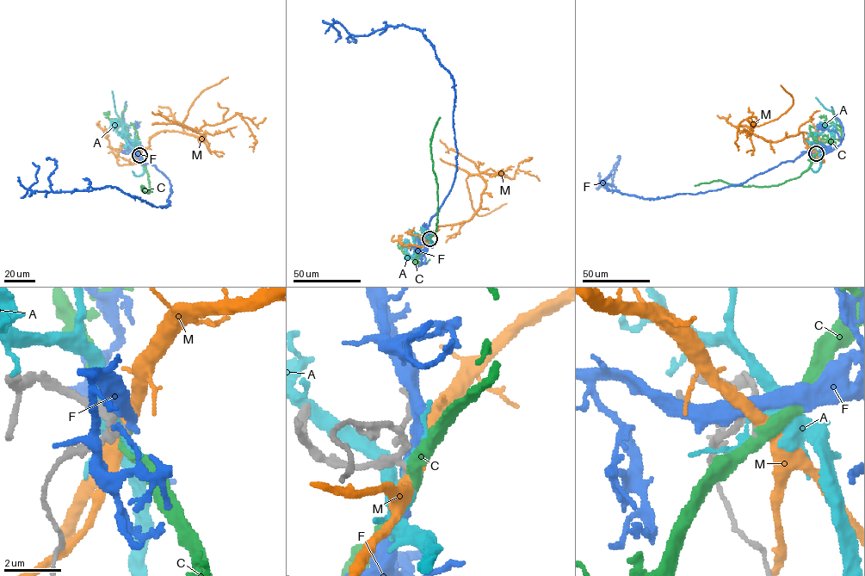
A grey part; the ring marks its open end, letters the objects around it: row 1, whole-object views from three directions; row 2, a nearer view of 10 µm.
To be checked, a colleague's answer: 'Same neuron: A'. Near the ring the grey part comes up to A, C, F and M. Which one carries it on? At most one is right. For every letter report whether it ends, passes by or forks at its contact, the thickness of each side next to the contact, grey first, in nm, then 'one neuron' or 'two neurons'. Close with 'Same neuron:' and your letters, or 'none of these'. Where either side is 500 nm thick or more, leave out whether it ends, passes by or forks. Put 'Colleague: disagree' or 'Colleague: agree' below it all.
A: it passes by; 220 nm thick on the grey side, 200 nm on the other; two neurons
C: it passes by; 160 nm thick on the grey side, 420 nm on the other; one neuron
F: it passes by; 240 nm thick on the grey side, 400 nm on the other; two neurons
M: it passes by; 180 nm thick on the grey side, 400 nm on the other; two neurons
Same neuron: C
Colleague: disagree

